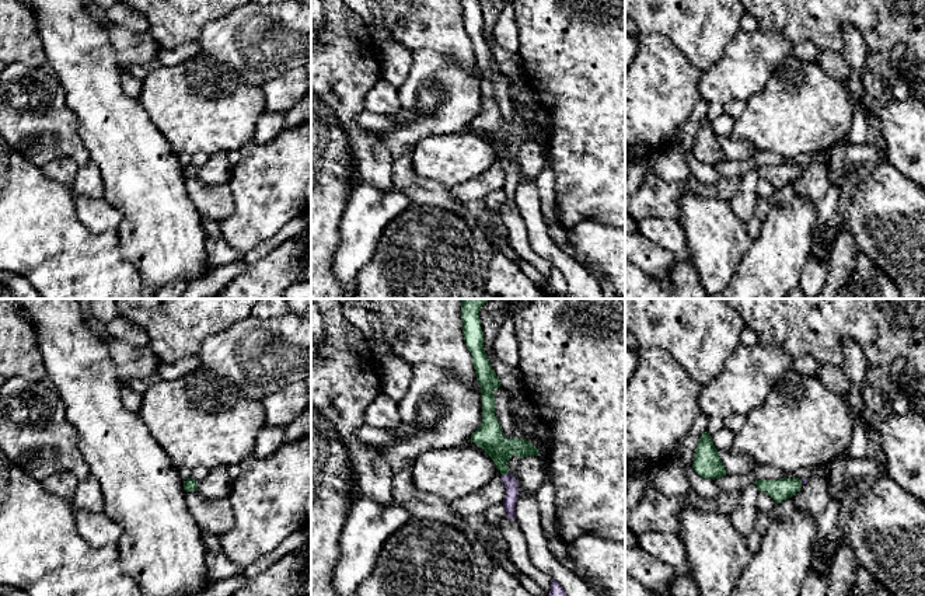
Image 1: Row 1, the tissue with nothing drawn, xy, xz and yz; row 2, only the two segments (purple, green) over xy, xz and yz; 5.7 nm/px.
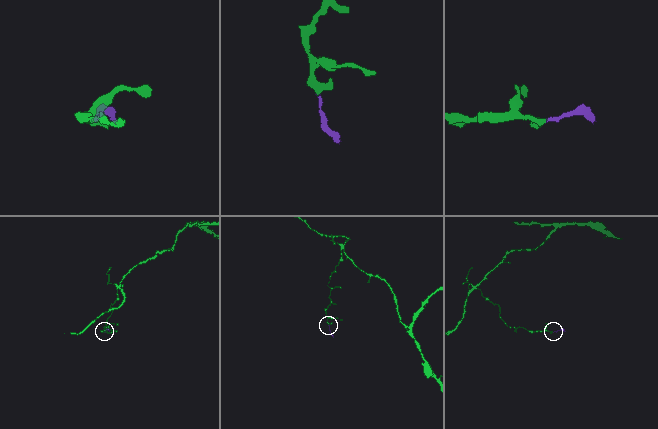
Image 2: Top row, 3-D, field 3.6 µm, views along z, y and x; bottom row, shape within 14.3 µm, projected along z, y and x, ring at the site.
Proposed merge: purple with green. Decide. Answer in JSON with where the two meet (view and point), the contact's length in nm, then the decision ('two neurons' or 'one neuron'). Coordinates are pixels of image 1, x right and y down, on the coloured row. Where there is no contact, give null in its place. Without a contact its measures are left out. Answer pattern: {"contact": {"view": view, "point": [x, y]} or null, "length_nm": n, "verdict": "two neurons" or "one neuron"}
{"contact": {"view": "xz", "point": [506, 474]}, "length_nm": 50, "verdict": "one neuron"}

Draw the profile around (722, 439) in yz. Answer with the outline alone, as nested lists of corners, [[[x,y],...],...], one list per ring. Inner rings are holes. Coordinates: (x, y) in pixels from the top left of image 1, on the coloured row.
[[[723,426],[715,435],[712,435],[712,443],[716,450],[729,450],[734,439],[734,432]]]

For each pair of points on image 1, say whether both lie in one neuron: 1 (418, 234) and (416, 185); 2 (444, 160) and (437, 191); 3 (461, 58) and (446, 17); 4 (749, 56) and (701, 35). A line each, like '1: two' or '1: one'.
1: two
2: two
3: one
4: two

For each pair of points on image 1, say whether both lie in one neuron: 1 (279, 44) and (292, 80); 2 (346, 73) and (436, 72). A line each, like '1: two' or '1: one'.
1: two
2: two

